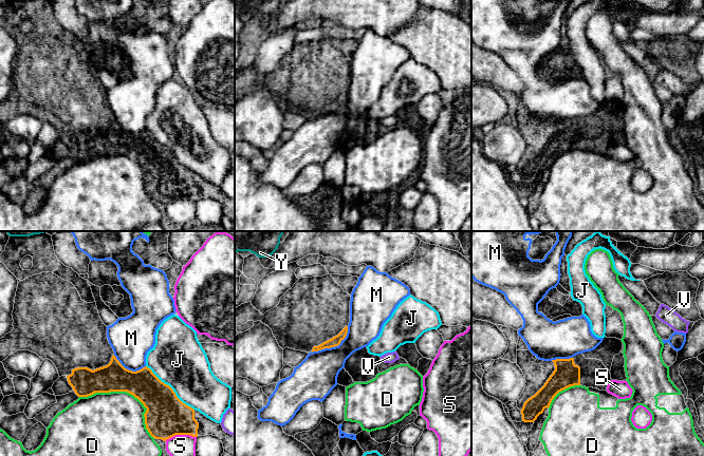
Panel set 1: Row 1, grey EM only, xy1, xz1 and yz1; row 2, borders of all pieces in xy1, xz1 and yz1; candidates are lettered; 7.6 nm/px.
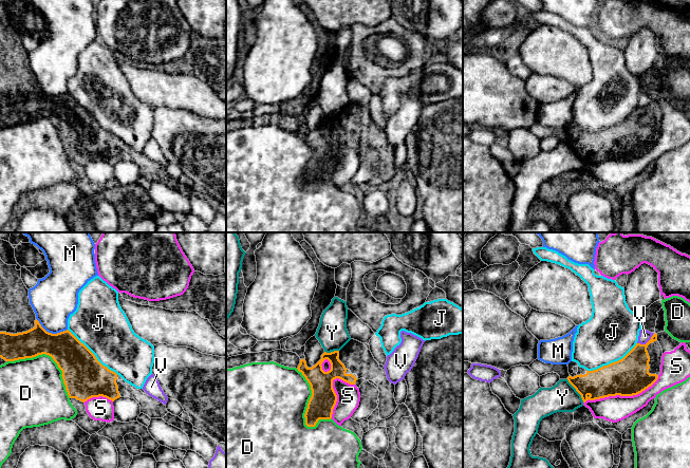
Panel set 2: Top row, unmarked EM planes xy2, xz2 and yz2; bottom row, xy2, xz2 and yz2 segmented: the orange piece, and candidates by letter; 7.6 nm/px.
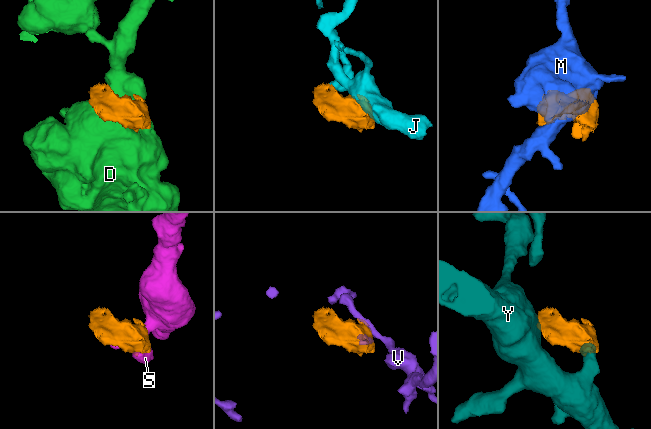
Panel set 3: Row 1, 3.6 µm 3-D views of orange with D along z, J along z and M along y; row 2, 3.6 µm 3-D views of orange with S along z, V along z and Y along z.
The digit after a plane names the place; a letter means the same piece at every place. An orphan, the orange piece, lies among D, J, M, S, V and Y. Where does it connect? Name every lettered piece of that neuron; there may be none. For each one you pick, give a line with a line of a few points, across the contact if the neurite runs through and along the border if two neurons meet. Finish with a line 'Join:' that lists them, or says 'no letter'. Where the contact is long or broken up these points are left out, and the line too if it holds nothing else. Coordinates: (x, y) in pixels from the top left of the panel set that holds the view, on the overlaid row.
Join: no letter

